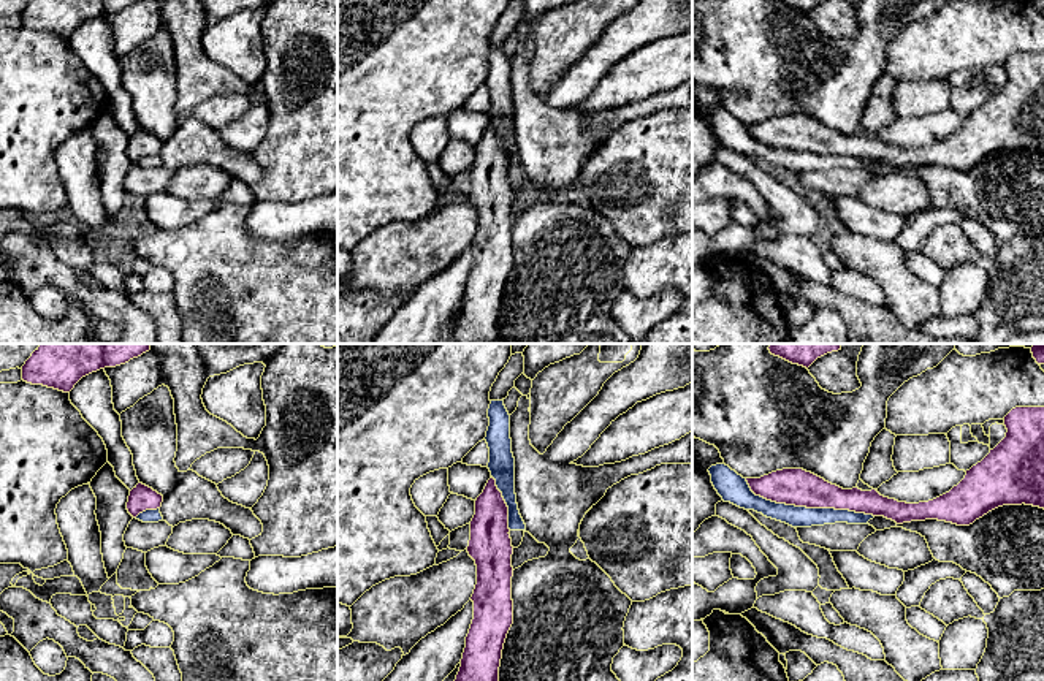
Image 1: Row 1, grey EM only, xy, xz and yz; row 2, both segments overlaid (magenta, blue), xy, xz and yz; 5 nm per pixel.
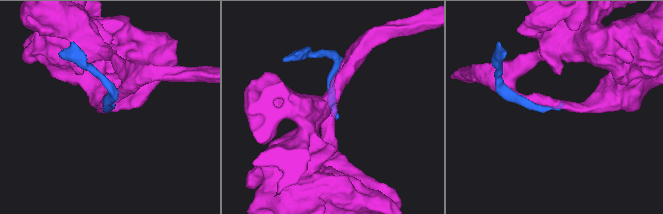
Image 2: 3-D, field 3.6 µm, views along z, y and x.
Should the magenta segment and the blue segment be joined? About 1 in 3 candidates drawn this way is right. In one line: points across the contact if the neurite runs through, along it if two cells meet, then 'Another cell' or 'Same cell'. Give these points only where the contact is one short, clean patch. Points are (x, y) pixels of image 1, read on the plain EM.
Another cell

